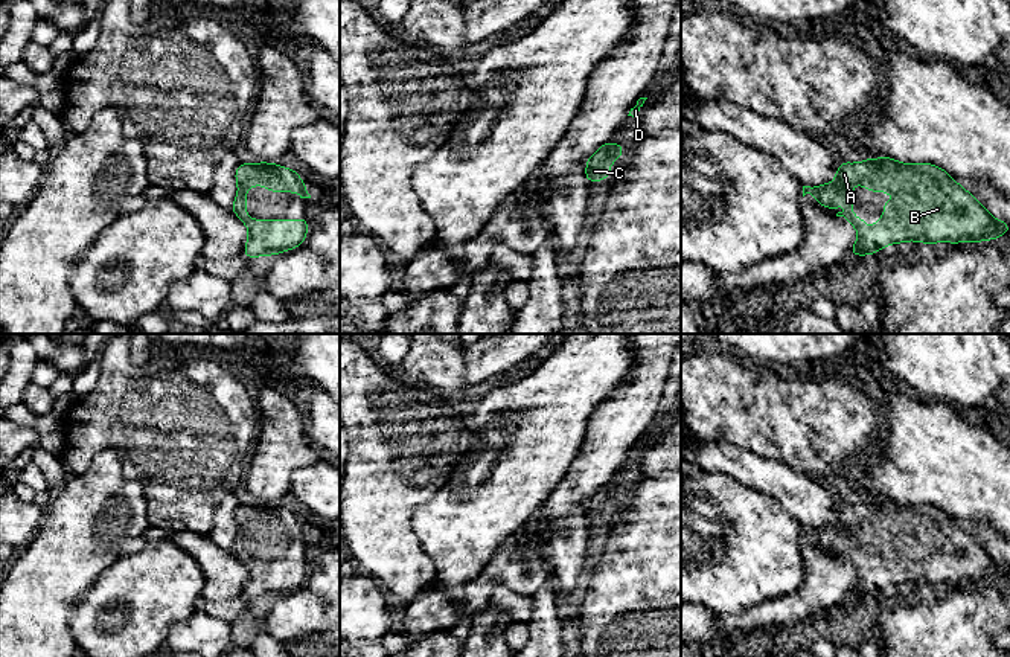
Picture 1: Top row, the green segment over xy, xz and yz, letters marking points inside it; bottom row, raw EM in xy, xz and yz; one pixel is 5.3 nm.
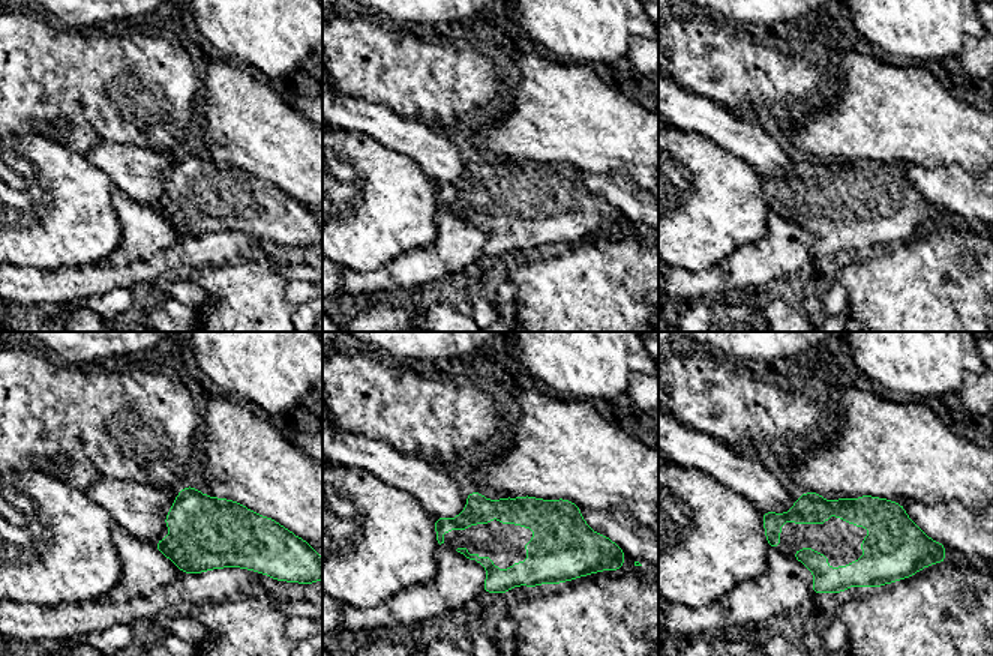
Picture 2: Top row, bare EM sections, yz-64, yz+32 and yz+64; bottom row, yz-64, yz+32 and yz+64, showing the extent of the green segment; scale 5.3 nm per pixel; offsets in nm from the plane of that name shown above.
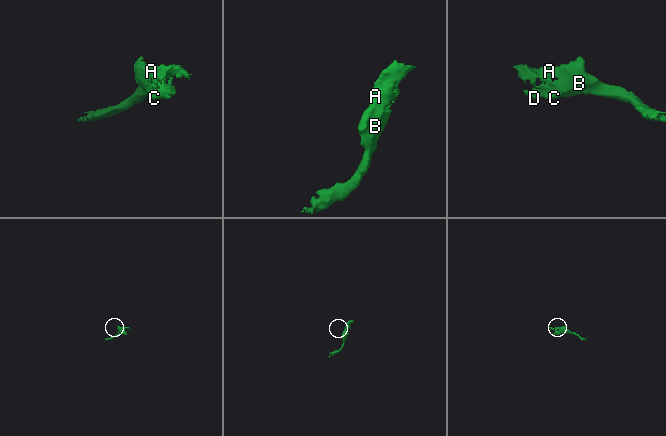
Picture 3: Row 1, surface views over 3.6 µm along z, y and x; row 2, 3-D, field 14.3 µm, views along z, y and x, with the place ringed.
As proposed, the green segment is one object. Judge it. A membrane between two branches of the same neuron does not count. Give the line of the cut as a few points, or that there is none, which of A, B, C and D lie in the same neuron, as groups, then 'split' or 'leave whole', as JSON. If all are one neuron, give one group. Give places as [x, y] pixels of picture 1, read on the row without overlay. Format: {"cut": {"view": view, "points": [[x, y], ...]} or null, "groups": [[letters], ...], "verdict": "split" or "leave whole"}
{"cut": null, "groups": [["A", "B", "C", "D"]], "verdict": "leave whole"}

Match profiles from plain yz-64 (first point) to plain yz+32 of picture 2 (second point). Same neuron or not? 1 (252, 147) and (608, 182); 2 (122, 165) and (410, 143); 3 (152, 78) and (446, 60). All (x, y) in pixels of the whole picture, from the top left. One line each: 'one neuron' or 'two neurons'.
1: two neurons
2: one neuron
3: one neuron

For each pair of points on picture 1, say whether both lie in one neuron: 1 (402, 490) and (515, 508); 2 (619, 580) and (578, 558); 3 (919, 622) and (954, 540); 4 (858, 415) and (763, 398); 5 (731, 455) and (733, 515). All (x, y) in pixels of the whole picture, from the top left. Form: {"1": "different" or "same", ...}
{"1": "different", "2": "different", "3": "different", "4": "same", "5": "different"}

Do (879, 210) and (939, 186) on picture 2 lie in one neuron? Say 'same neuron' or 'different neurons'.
different neurons

